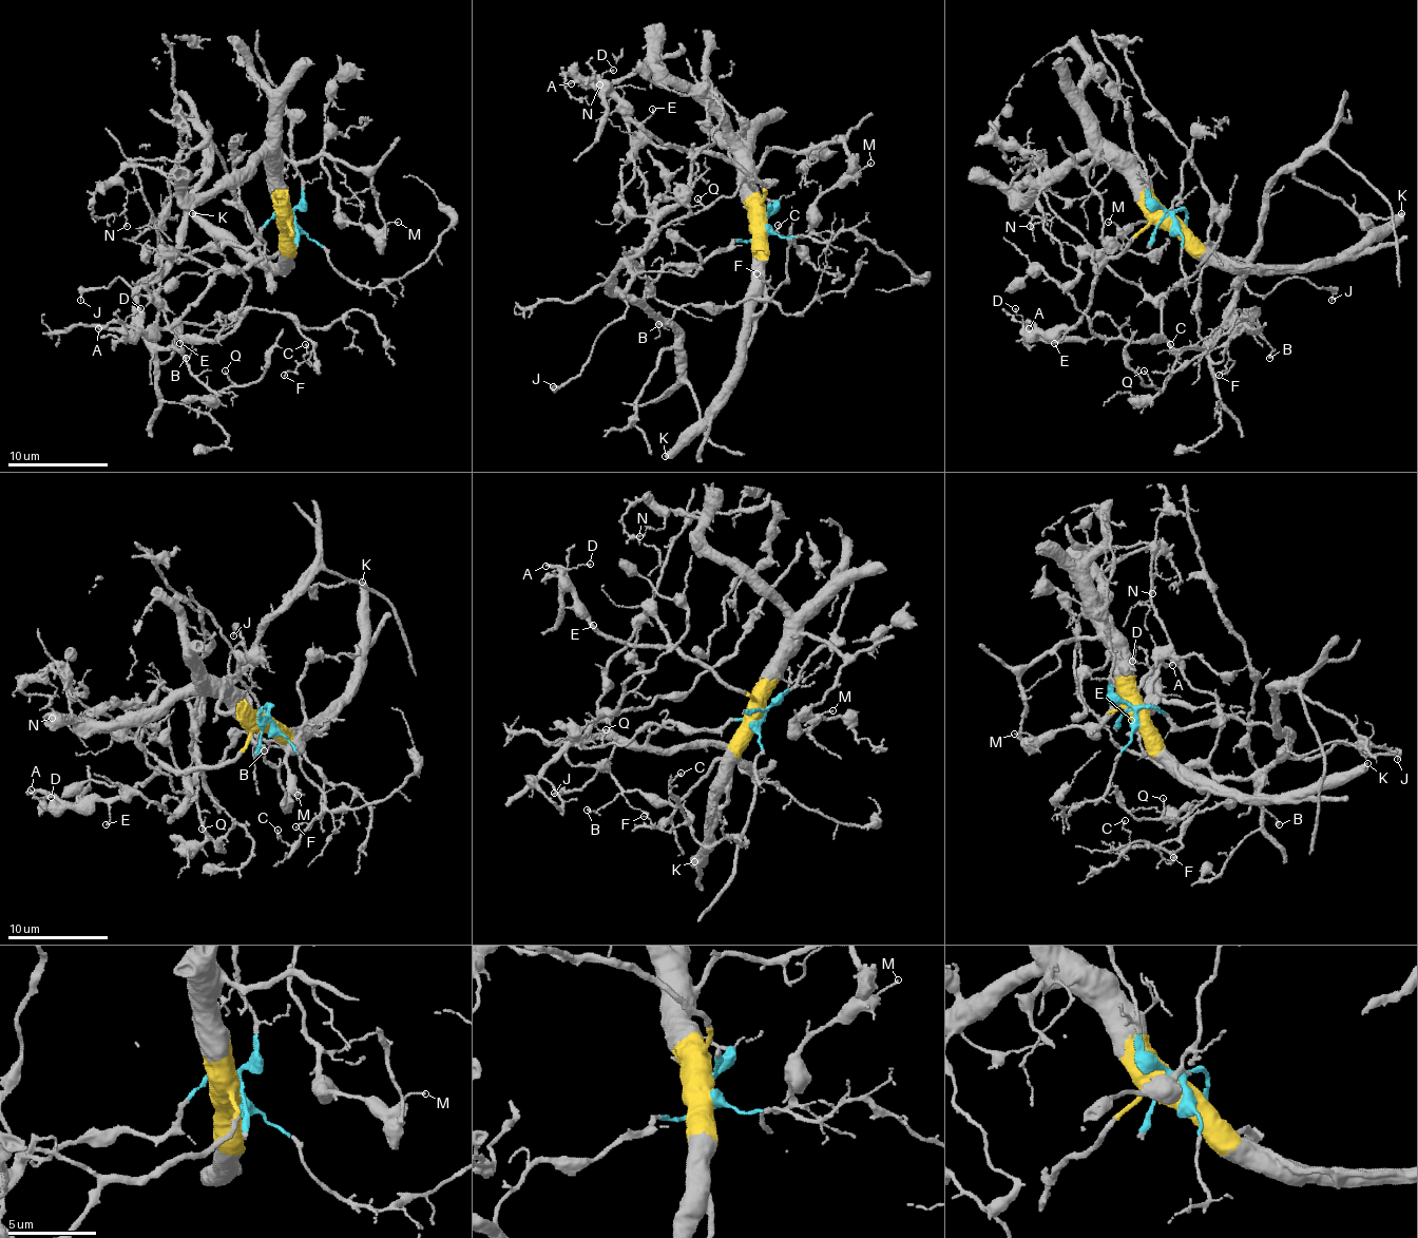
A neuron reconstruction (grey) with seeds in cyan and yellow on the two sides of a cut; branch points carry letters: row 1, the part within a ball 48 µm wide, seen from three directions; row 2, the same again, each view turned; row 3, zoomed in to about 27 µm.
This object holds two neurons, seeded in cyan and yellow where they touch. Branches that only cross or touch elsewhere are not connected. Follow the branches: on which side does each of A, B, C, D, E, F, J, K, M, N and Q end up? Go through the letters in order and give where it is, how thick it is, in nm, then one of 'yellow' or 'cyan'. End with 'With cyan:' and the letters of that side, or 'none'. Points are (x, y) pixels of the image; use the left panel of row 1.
A: place (98, 328); calibre 200 nm; yellow
B: place (186, 358); calibre 80 nm; cyan
C: place (305, 344); calibre 120 nm; cyan
D: place (140, 308); calibre 110 nm; yellow
E: place (179, 343); calibre 130 nm; yellow
F: place (284, 375); calibre 100 nm; cyan
J: place (80, 300); calibre 200 nm; cyan
K: place (192, 213); calibre 460 nm; yellow
M: place (398, 222); calibre 80 nm; yellow
N: place (127, 226); calibre 110 nm; yellow
Q: place (225, 370); calibre 80 nm; cyan
With cyan: B, C, F, J, Q

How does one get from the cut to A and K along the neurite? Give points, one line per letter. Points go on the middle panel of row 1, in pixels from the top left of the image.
A: (763, 226), (763, 188), (741, 168), (708, 153), (663, 146), (608, 93), (588, 82), (570, 82)
K: (763, 226), (761, 271), (748, 288), (743, 372), (731, 392), (666, 457)

